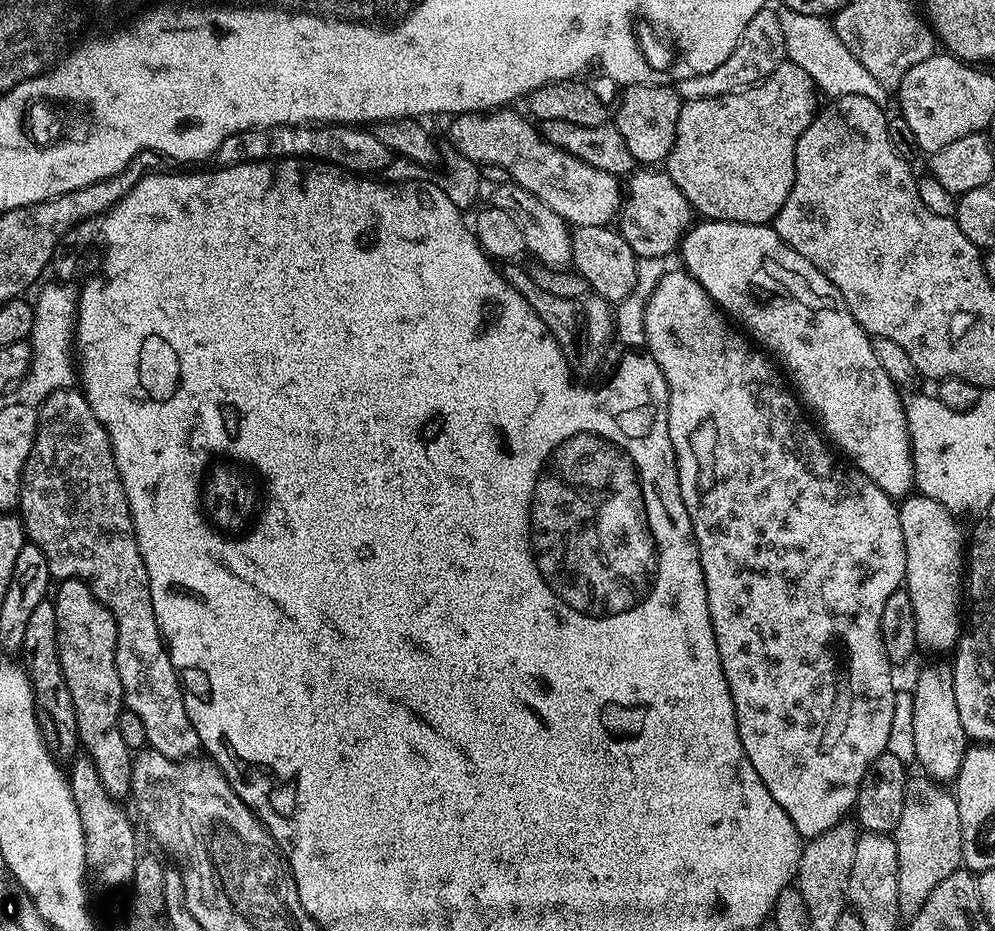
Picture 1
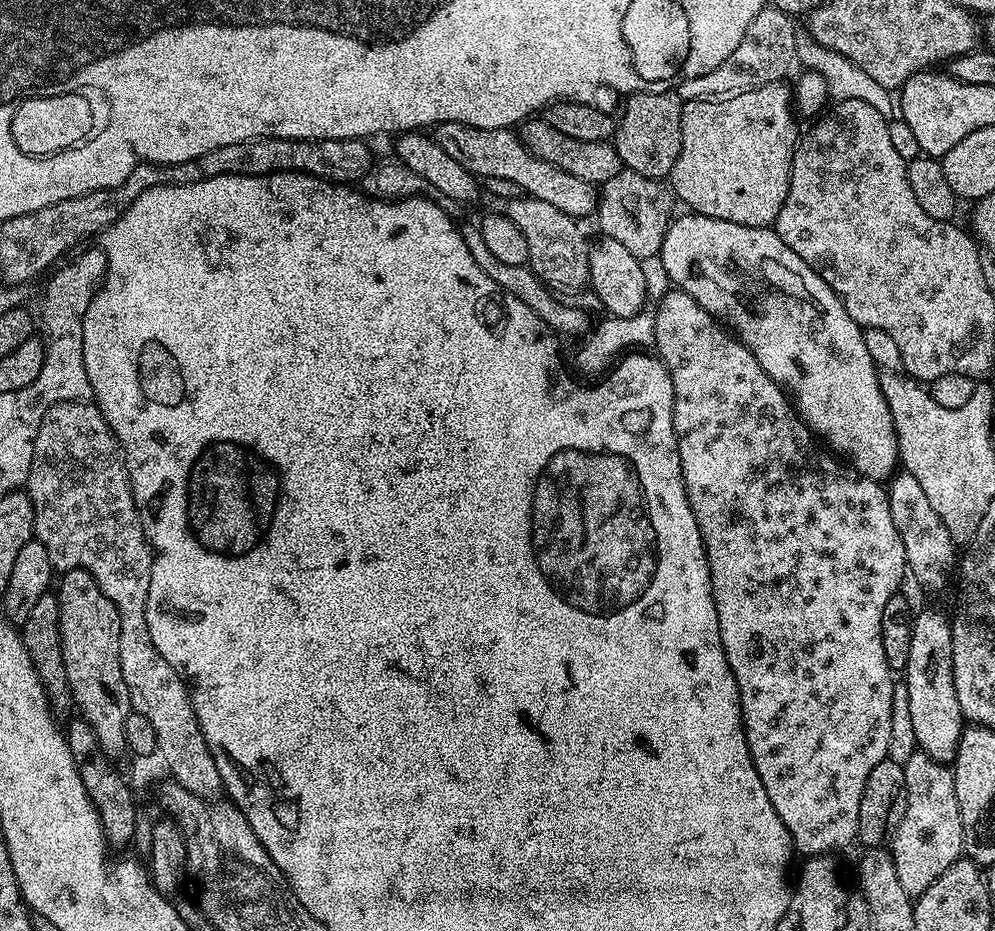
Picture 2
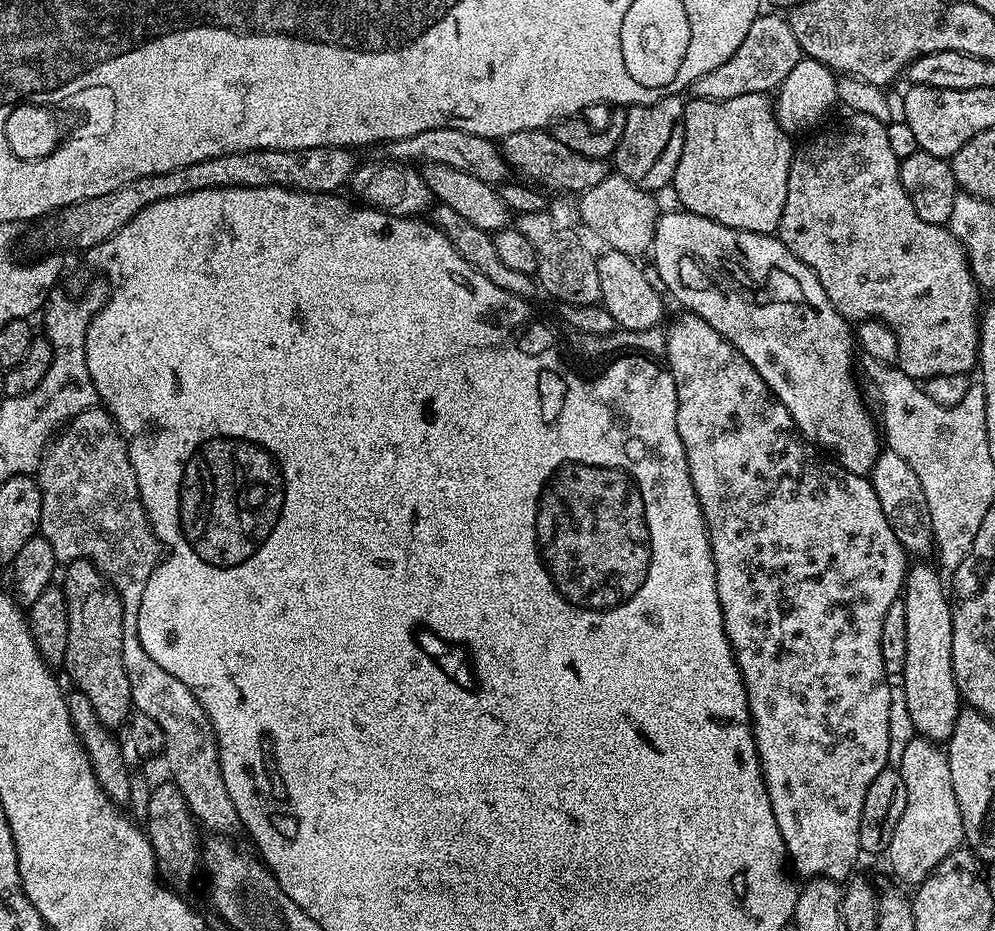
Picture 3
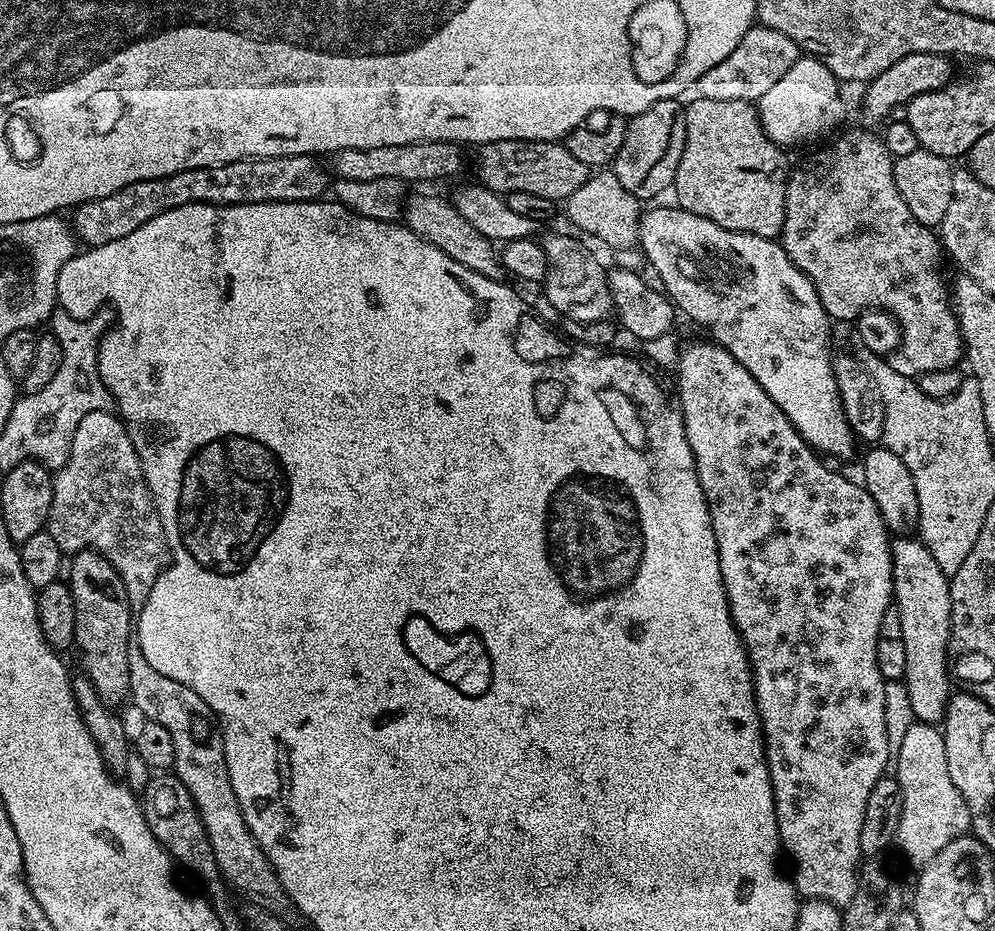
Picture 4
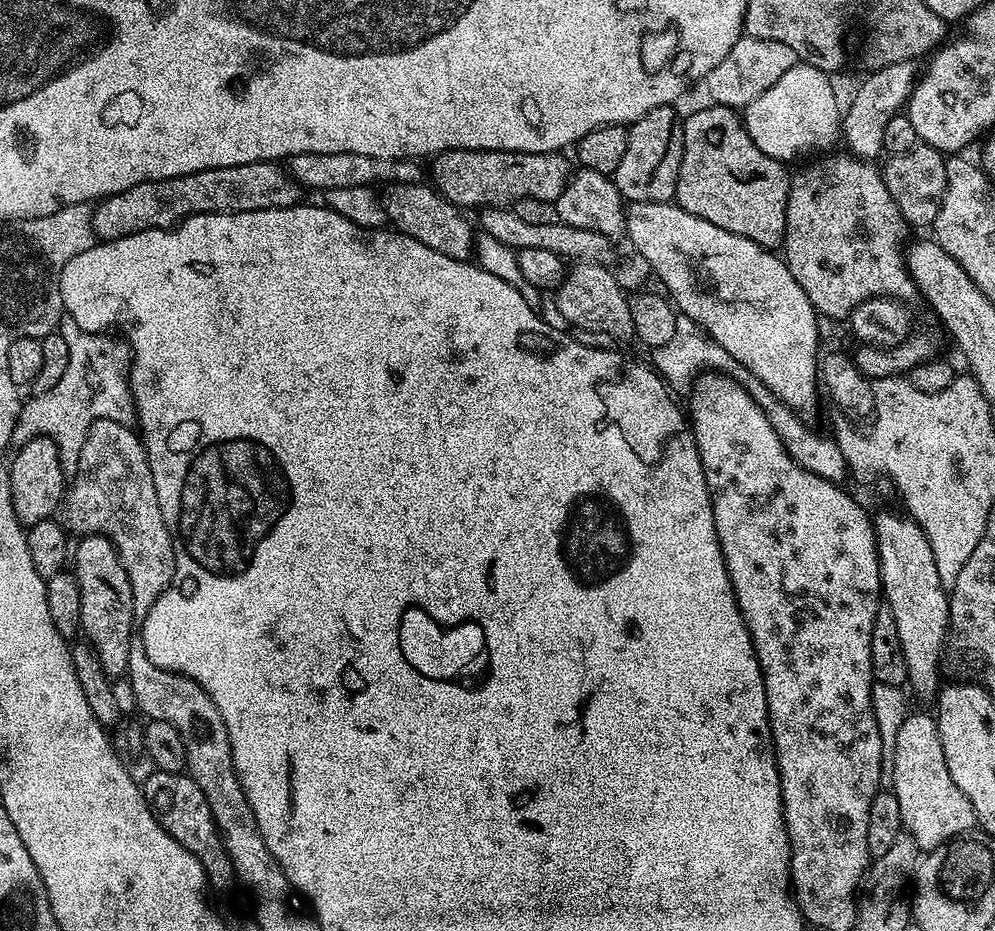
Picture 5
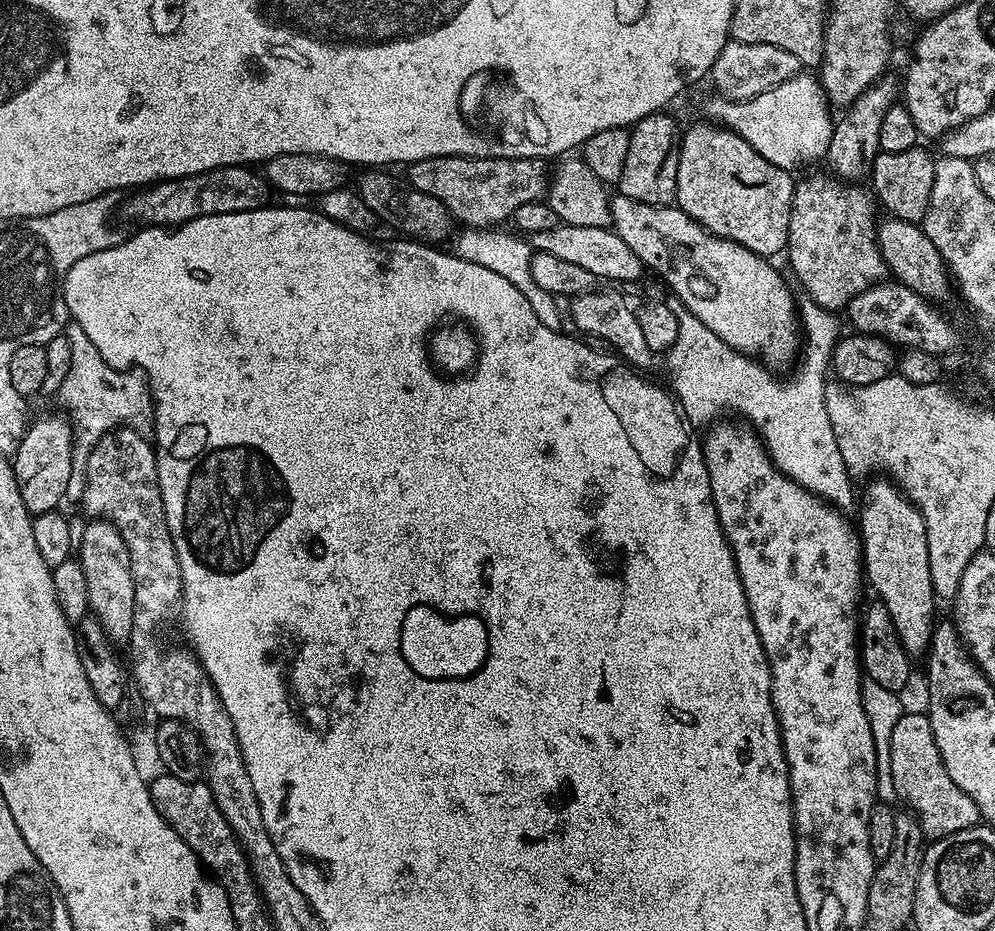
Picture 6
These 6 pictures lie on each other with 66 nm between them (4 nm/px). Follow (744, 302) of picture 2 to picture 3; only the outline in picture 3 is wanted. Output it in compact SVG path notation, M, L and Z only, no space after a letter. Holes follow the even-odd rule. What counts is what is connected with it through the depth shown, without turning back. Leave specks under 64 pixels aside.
M675 211L668 212L665 216L663 213L657 219L656 233L652 239L650 249L650 257L652 256L653 262L656 263L656 272L660 275L661 281L659 280L659 283L661 285L664 283L668 287L669 293L667 292L667 295L669 297L672 295L681 304L681 309L693 312L698 318L710 322L710 326L714 326L714 330L718 330L718 334L722 334L722 338L729 340L738 349L742 354L742 358L746 358L746 362L750 362L750 366L754 366L754 370L758 370L762 382L766 382L766 386L776 395L778 402L782 402L782 406L786 406L786 410L792 421L795 422L797 430L800 431L801 436L809 444L823 450L825 453L833 452L833 454L828 454L835 457L840 467L859 476L868 476L872 471L876 457L882 451L882 436L878 431L877 421L876 424L872 421L872 416L868 413L868 408L864 405L859 390L856 389L856 380L852 377L852 364L854 368L854 356L852 360L852 348L854 352L853 325L845 320L842 314L838 314L838 310L830 302L830 298L826 298L826 290L822 290L822 282L818 282L816 275L775 235L762 232L739 232L737 228L727 228L710 218L702 218L693 212Z

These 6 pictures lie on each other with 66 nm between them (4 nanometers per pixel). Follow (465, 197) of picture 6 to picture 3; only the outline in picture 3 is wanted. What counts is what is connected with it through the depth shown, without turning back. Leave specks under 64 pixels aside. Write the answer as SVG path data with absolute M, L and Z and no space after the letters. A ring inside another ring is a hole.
M543 128L518 130L518 134L505 136L502 151L504 161L515 171L517 168L518 171L525 172L529 181L537 185L545 184L548 188L565 188L568 192L576 192L575 194L583 194L586 190L598 186L598 182L602 182L602 178L610 174L609 165L607 168L604 160L588 158L586 154L570 150L570 146L562 146L562 142L558 142L558 138L551 131Z

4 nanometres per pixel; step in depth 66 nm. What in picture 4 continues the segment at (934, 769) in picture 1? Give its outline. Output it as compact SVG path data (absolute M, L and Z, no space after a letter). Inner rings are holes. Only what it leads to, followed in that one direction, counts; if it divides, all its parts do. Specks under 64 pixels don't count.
M911 535L892 540L892 595L894 607L902 618L902 638L906 641L906 674L904 685L910 694L910 706L914 710L917 721L922 724L939 725L948 709L950 695L950 661L948 658L948 639L952 629L952 603L948 585L950 577L942 574L938 562L934 562L934 554L925 546L923 540Z

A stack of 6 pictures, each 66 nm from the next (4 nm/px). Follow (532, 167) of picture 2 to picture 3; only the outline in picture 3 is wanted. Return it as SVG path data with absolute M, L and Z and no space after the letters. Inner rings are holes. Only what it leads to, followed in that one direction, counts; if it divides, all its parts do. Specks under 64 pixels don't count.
M453 128L438 130L422 130L422 134L391 141L387 145L387 159L392 162L424 161L430 164L445 164L454 170L462 170L466 174L474 174L474 178L482 178L482 182L496 186L509 179L510 166L504 161L504 153L493 141L482 138L478 134L466 134Z

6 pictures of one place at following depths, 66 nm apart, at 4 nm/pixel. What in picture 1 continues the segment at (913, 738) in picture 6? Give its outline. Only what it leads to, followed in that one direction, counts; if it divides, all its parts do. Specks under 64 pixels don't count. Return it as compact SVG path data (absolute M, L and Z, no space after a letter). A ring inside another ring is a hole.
M924 774L913 775L906 786L906 802L902 802L902 818L894 833L898 850L898 890L900 911L915 914L930 898L934 886L942 878L950 878L960 867L962 854L962 826L958 818L955 795L943 783Z

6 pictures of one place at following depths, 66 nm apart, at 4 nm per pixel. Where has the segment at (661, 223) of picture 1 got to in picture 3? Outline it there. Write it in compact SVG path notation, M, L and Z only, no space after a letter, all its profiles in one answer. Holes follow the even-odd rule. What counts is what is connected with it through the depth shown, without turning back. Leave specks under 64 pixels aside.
M609 174L590 190L579 197L580 220L600 240L605 240L607 247L614 252L624 252L627 256L640 258L652 247L652 239L656 233L657 197L651 192L634 186L626 177Z

